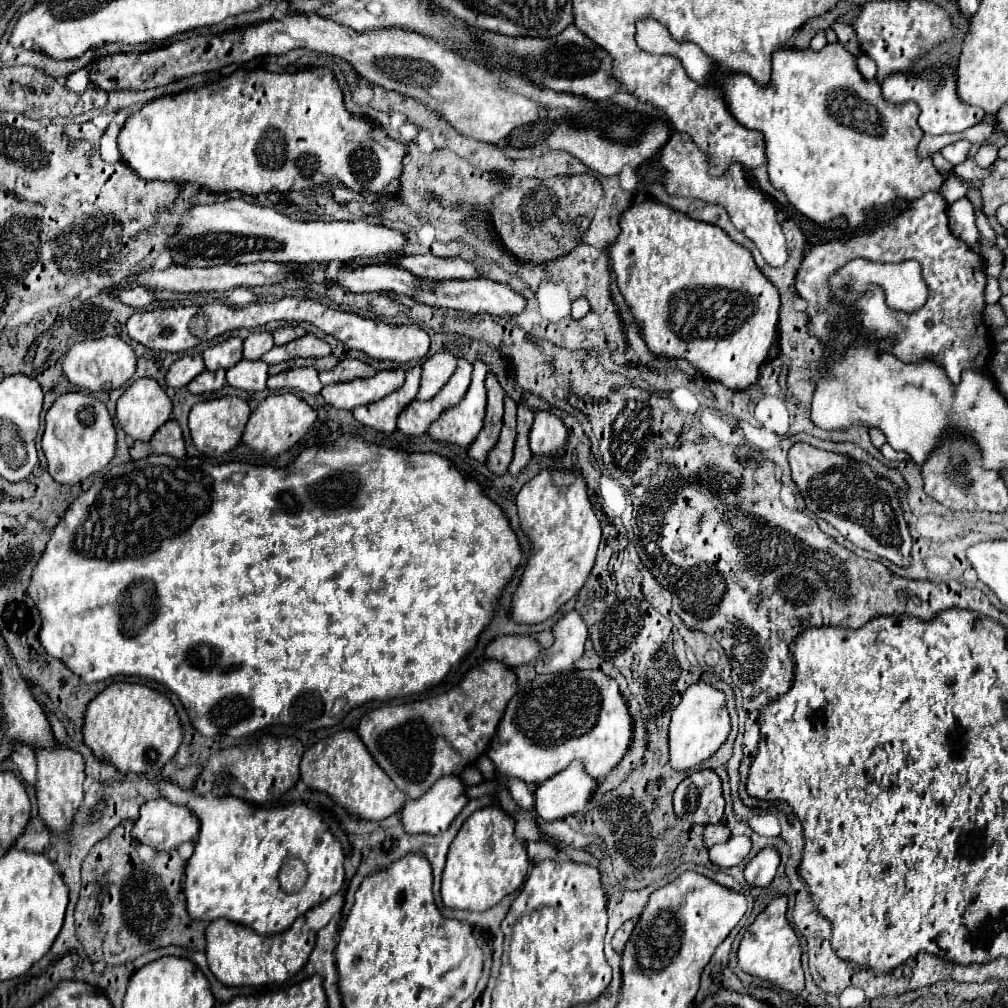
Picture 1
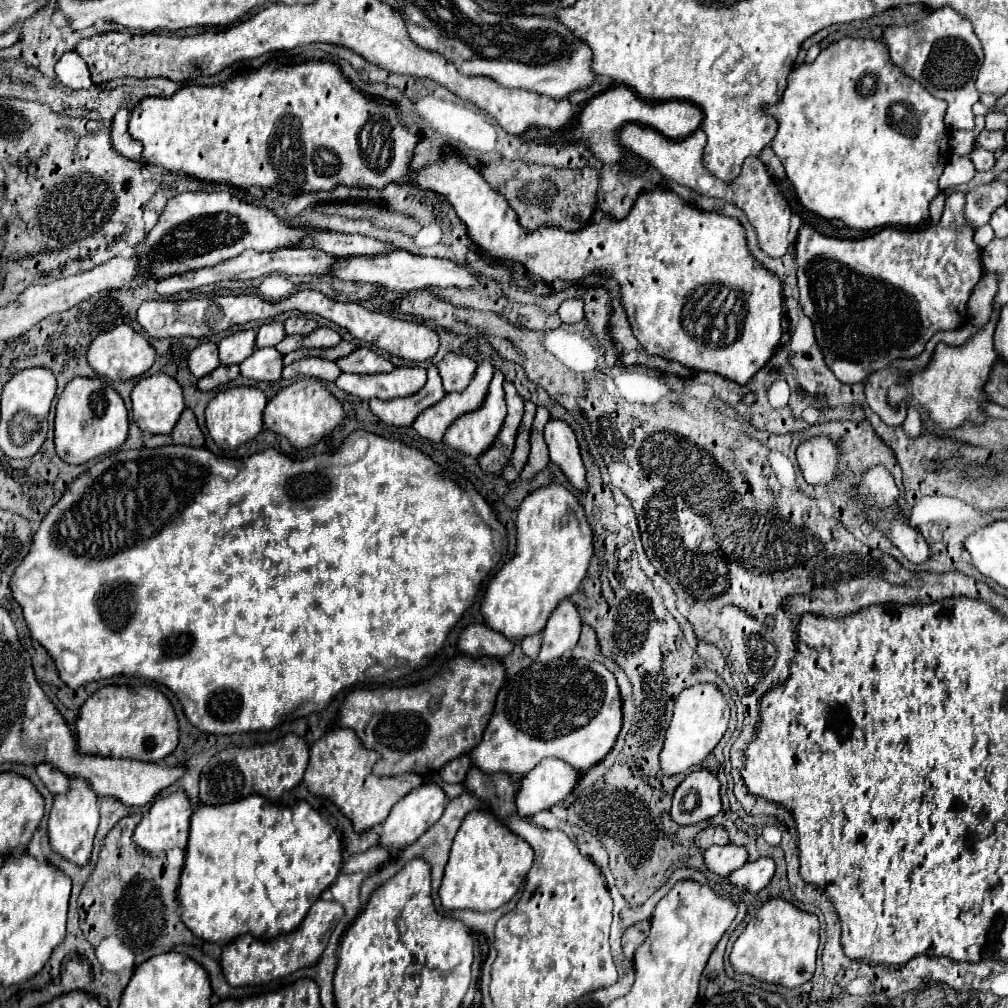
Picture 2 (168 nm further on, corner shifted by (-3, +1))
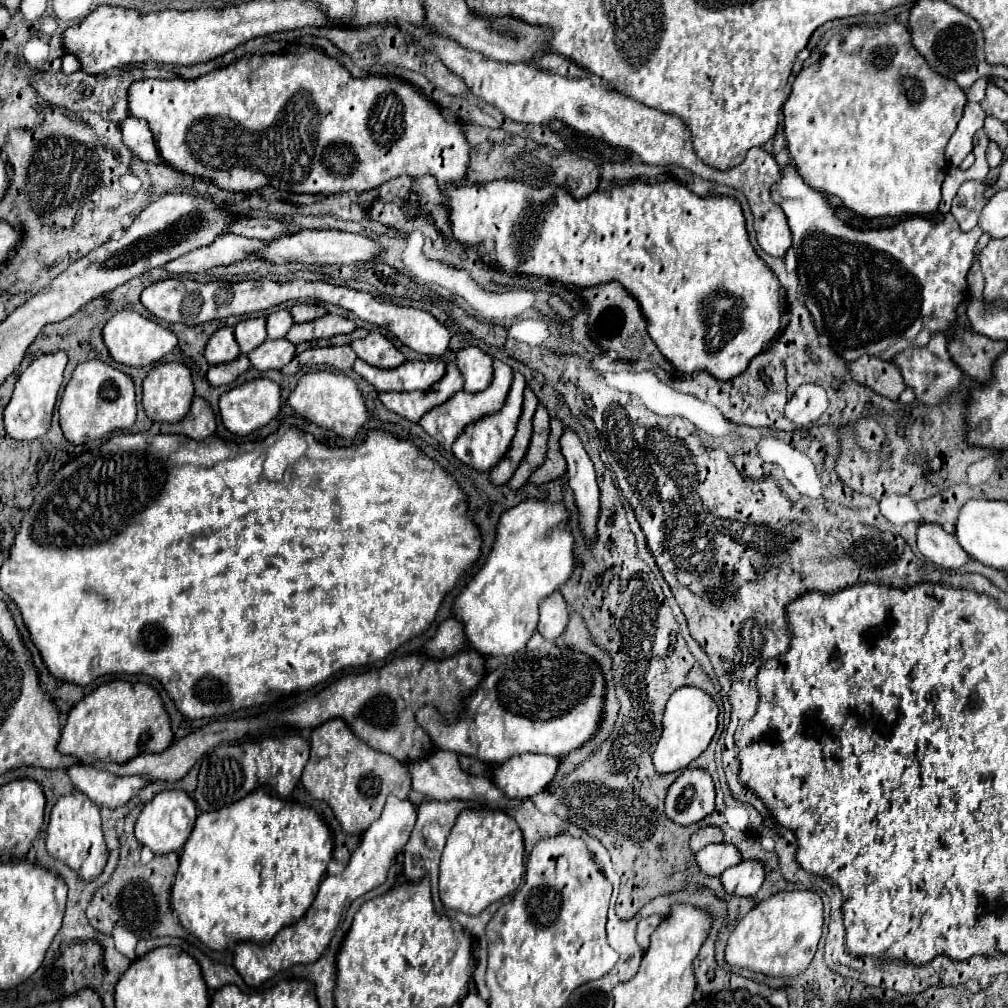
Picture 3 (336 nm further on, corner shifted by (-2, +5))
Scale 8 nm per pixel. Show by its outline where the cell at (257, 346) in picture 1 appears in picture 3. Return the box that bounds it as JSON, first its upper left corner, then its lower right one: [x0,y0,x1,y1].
[267,311,293,339]

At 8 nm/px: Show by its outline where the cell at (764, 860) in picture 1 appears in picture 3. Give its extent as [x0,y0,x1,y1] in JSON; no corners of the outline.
[721,861,765,897]

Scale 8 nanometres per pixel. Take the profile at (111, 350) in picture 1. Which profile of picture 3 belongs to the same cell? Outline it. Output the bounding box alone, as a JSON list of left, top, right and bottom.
[103,309,179,367]

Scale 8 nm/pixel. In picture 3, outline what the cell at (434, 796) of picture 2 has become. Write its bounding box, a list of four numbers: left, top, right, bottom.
[233,797,417,987]

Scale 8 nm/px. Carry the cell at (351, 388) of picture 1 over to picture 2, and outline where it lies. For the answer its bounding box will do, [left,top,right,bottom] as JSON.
[336,367,426,401]

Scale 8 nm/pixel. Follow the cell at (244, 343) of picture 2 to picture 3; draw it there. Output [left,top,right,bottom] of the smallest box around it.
[235,317,267,353]

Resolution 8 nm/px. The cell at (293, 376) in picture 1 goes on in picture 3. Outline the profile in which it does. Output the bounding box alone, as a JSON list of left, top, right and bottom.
[281,345,357,375]

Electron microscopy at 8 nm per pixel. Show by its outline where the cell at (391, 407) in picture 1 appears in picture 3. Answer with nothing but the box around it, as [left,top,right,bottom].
[379,361,463,423]

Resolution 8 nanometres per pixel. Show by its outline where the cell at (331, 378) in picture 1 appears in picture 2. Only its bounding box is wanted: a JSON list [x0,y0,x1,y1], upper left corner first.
[336,347,394,373]

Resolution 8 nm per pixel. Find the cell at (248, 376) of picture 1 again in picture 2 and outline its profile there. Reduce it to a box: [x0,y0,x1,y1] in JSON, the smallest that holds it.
[240,347,282,381]

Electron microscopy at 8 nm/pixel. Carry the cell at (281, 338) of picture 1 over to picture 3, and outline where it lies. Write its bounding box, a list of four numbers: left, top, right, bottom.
[291,303,327,323]

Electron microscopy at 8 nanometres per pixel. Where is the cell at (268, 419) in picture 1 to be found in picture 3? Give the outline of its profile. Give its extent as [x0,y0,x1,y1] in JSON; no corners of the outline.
[287,371,369,439]

